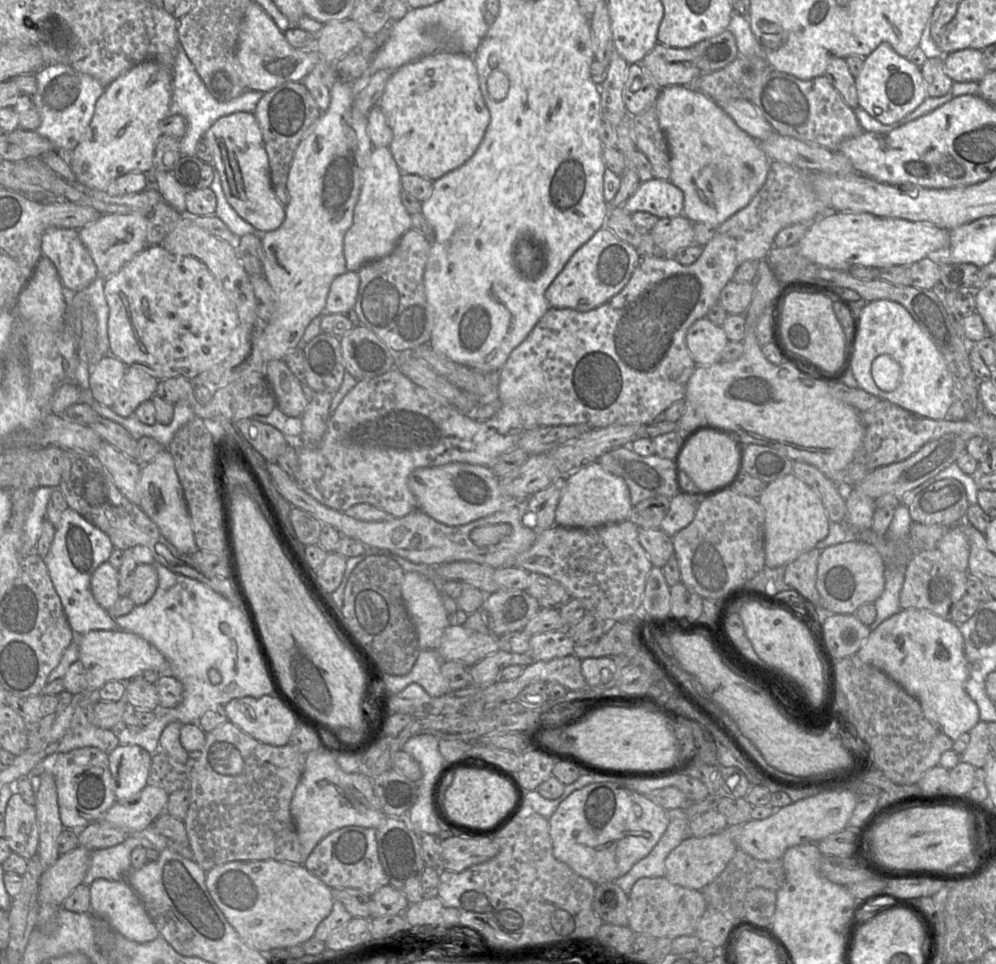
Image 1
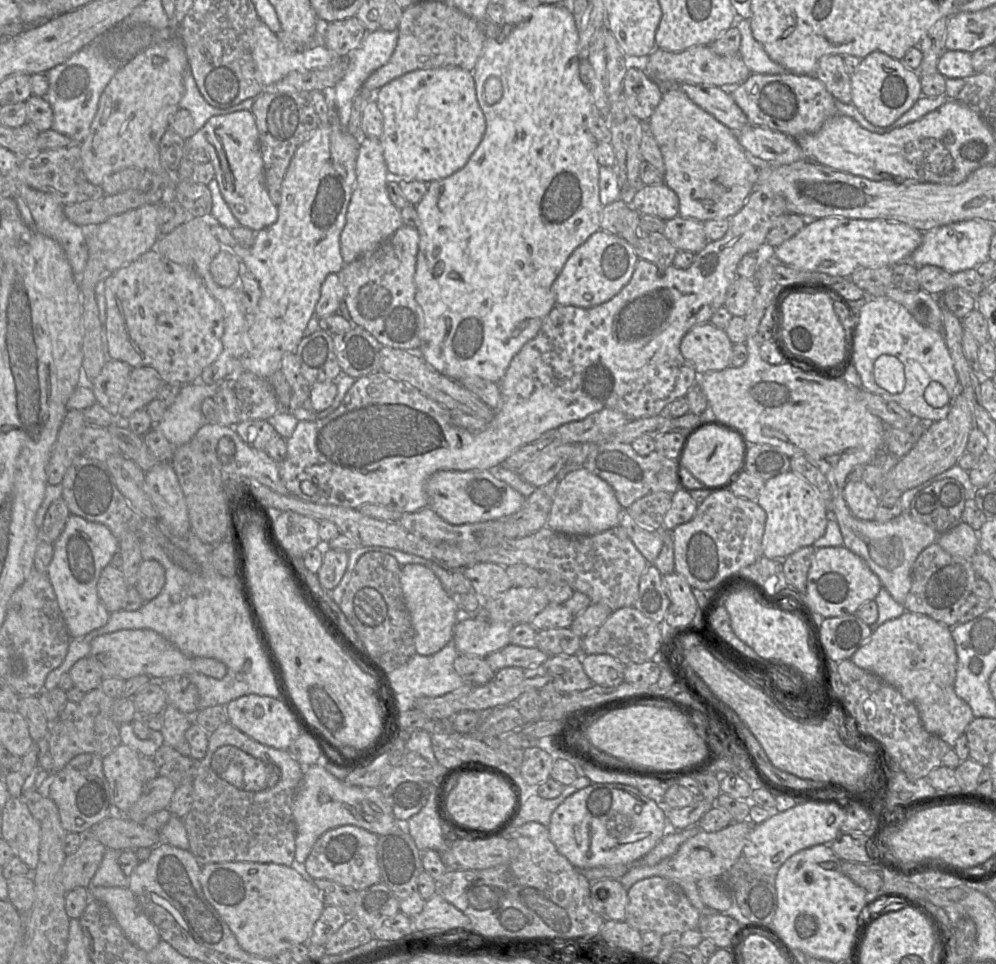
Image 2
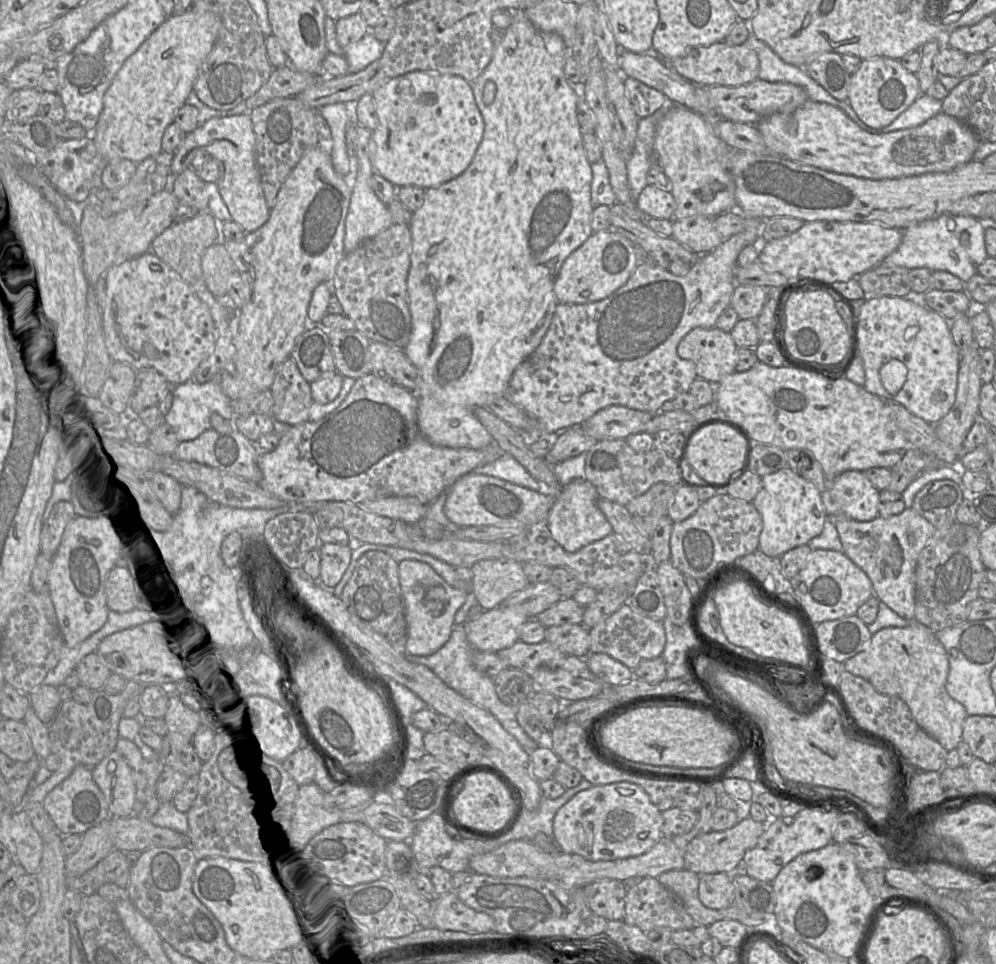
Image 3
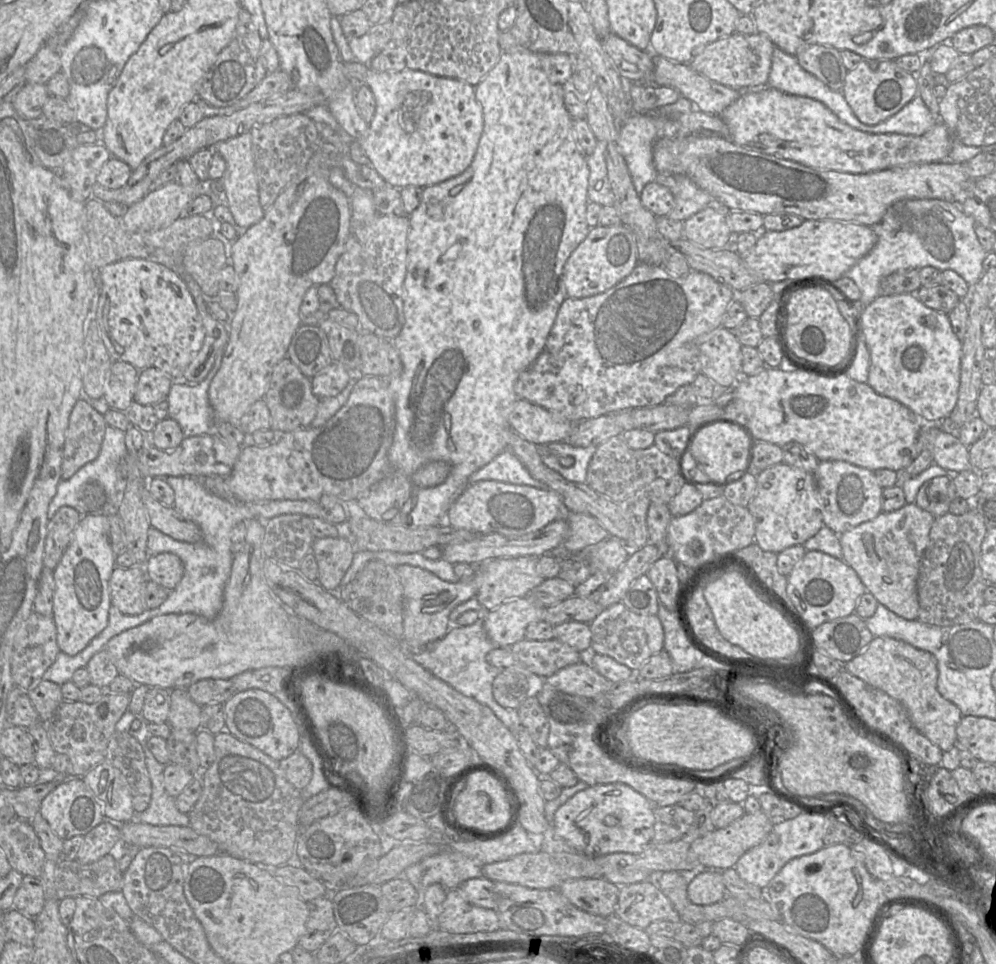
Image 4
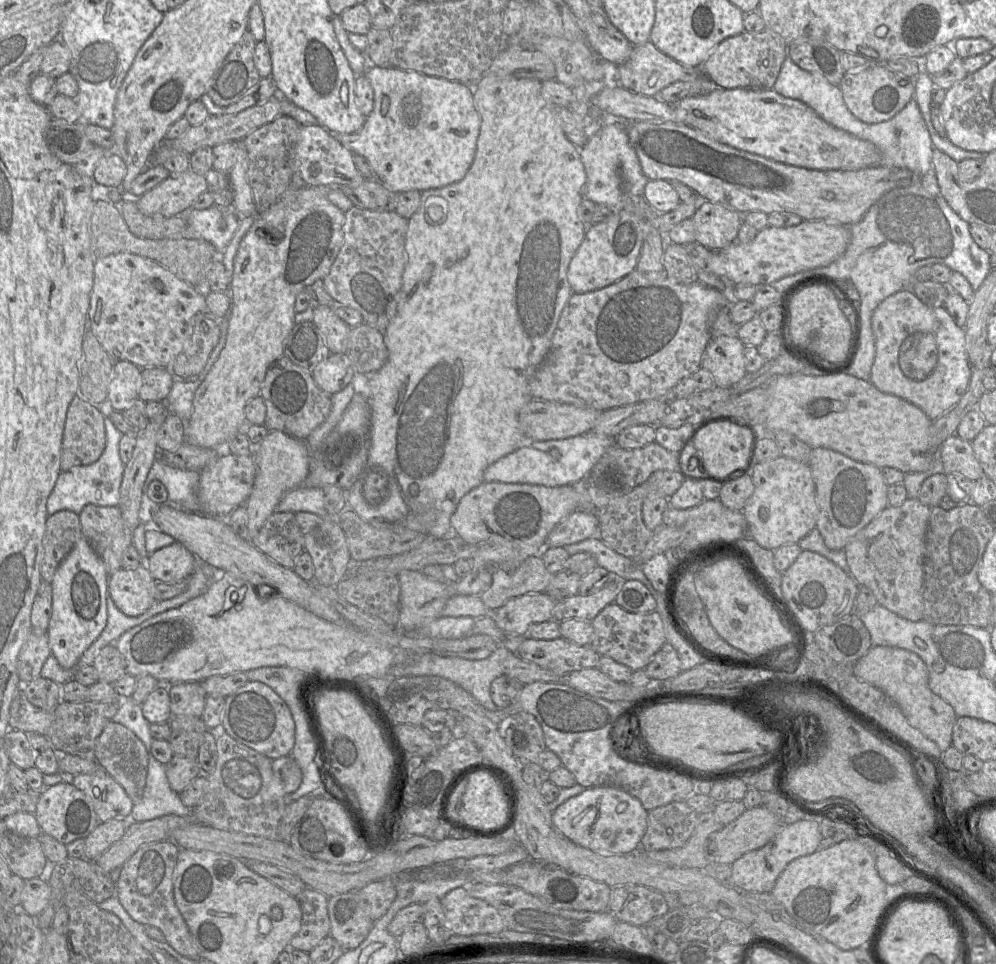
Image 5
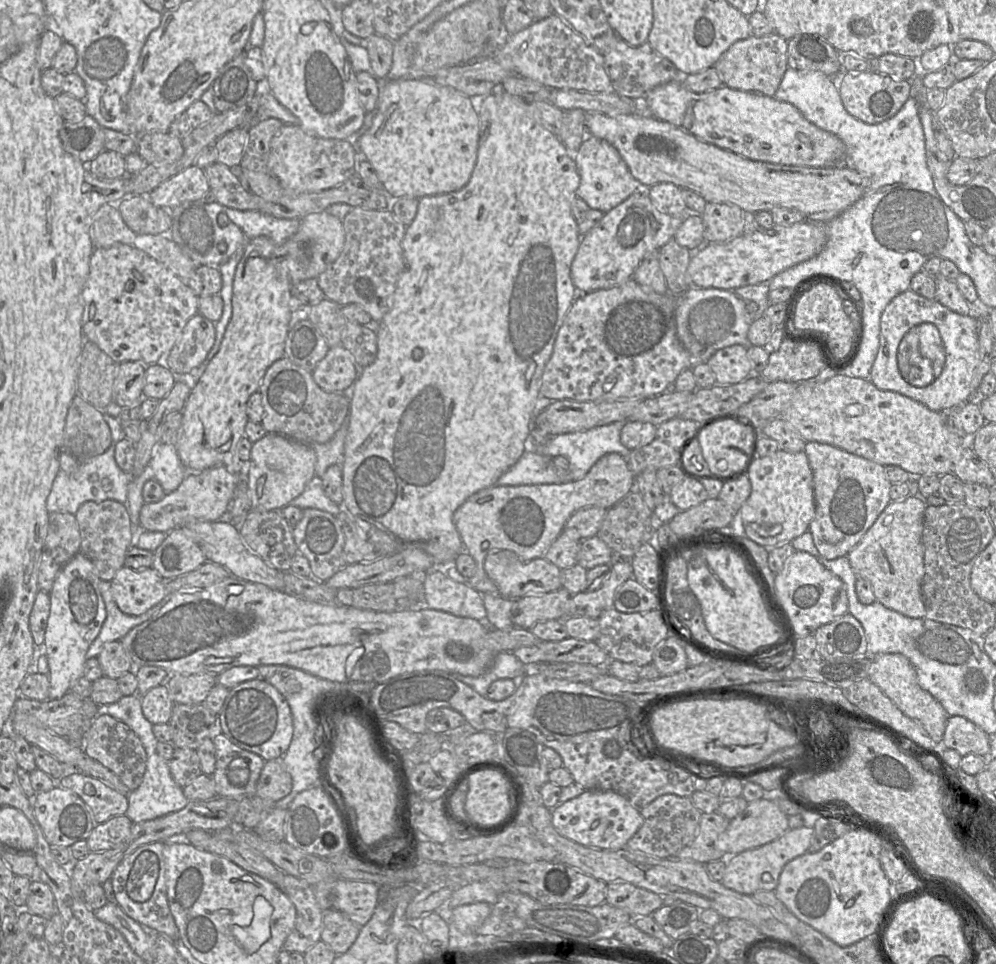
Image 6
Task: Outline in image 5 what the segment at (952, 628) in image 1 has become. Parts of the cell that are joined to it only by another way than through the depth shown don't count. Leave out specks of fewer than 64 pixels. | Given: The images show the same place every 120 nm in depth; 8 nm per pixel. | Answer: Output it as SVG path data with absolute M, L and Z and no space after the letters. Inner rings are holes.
M872 646L863 657L853 664L853 675L885 693L897 704L908 723L935 742L942 753L952 746L952 731L958 717L952 706L930 689L927 667L917 654L897 647Z

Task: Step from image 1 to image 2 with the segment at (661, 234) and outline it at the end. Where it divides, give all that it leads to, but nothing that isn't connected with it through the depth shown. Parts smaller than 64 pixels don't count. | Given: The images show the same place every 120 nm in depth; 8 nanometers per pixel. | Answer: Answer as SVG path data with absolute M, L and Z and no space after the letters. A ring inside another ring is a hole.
M680 215L665 221L663 235L678 251L700 252L708 243L703 222Z

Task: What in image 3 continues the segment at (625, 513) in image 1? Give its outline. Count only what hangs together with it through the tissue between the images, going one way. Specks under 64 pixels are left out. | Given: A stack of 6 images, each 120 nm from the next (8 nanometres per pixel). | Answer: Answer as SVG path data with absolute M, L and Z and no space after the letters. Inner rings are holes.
M585 478L575 479L557 492L545 525L552 538L567 552L576 552L612 533L611 524L597 506L598 498L595 487Z

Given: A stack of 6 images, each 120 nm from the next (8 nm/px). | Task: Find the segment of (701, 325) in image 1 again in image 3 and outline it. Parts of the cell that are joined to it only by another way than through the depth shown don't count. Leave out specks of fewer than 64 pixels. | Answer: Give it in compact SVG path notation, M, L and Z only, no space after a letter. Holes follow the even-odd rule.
M698 327L680 341L677 353L680 358L695 363L699 378L719 383L727 375L736 372L737 348L730 333L717 327Z

